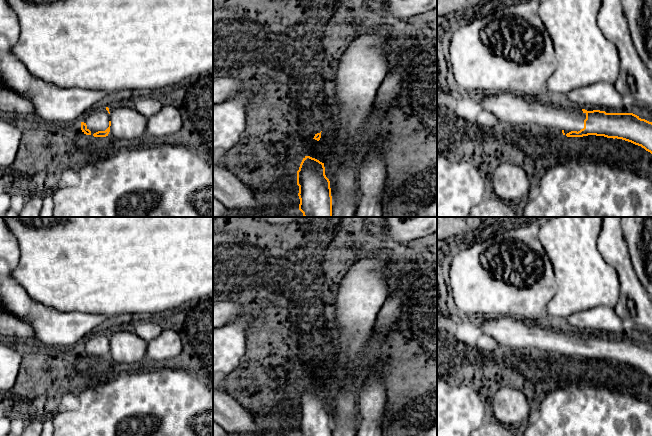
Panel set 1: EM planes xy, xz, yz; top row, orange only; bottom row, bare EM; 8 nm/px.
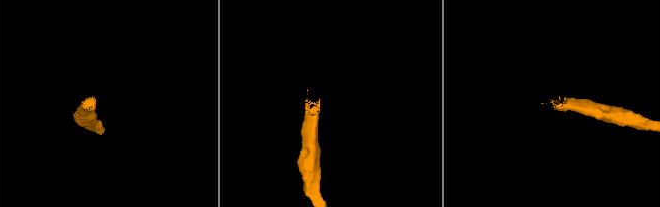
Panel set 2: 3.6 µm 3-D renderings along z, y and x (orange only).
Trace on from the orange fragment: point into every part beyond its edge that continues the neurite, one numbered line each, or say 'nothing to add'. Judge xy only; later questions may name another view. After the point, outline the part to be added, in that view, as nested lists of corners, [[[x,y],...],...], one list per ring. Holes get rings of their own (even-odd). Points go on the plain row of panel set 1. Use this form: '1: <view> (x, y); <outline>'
1: xy (97, 343); [[[97,331],[87,337],[81,344],[91,355],[91,359],[98,355],[105,355],[109,351],[110,338],[106,331]]]

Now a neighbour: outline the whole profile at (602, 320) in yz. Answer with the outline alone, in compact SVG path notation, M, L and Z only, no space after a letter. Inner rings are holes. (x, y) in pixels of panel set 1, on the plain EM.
M598 306L576 312L563 321L563 325L578 333L592 333L609 337L621 337L628 325L617 315L615 309Z

